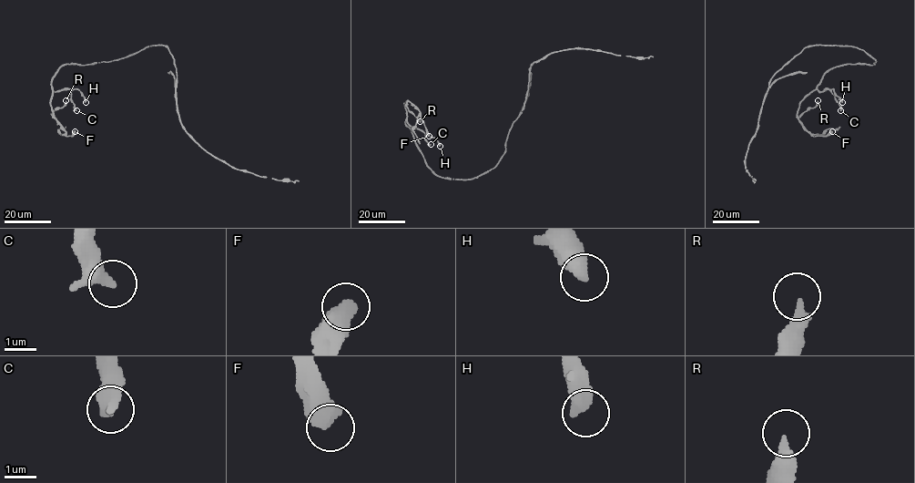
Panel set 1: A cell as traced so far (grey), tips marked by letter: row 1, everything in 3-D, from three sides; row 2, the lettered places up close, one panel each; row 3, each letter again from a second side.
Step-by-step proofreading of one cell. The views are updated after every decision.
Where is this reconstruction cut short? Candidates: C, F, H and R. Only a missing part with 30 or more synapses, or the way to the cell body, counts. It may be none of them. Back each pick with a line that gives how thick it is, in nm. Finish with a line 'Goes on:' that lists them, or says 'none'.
Goes on: none

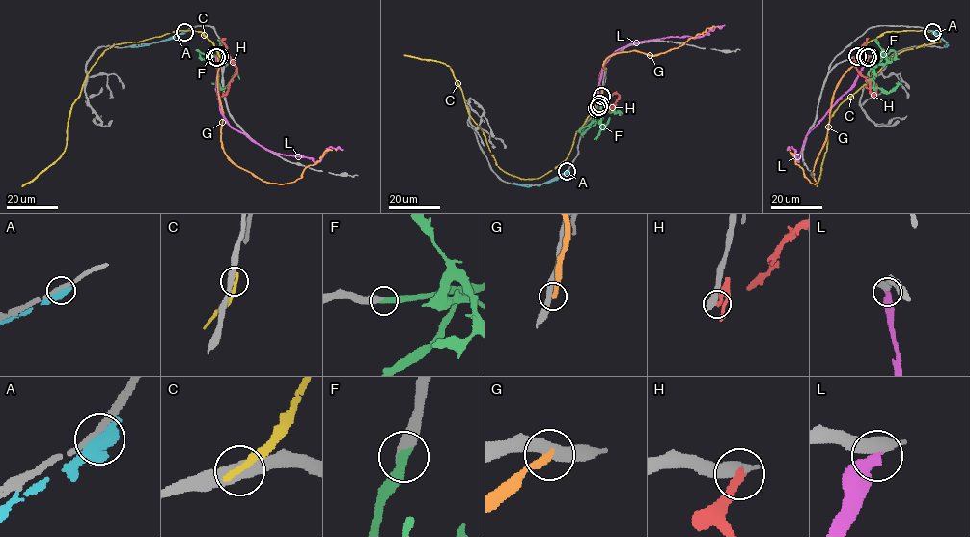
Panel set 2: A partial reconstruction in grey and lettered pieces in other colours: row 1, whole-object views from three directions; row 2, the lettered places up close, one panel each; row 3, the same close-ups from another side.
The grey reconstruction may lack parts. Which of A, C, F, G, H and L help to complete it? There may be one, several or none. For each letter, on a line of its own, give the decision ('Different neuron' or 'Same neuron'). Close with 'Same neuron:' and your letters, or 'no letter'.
A: Different neuron
C: Different neuron
F: Same neuron
G: Different neuron
H: Different neuron
L: Different neuron
Same neuron: F

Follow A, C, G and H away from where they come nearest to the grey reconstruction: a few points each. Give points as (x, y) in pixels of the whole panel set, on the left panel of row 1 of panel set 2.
A: (185, 32), (156, 42), (131, 46)
C: (219, 56), (202, 32), (189, 30), (120, 43), (106, 49), (87, 74), (71, 106), (64, 152), (22, 186)
G: (217, 56), (223, 116), (221, 144), (233, 162), (263, 181), (285, 183), (299, 179), (326, 150), (336, 149)
H: (215, 57), (215, 89), (223, 96), (236, 68), (226, 52), (222, 41), (225, 38)

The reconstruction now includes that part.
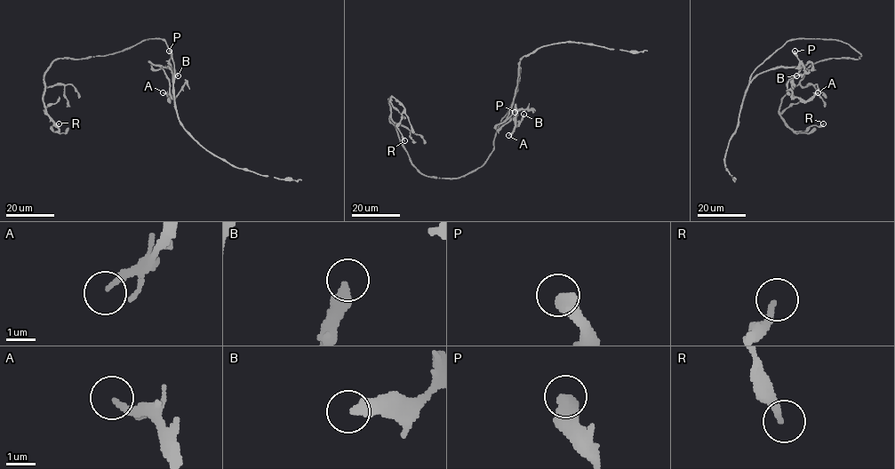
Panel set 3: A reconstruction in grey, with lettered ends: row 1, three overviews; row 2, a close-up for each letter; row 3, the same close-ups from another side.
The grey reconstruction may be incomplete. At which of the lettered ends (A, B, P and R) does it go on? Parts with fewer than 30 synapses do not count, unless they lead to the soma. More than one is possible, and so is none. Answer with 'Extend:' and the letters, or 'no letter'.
Extend: no letter

